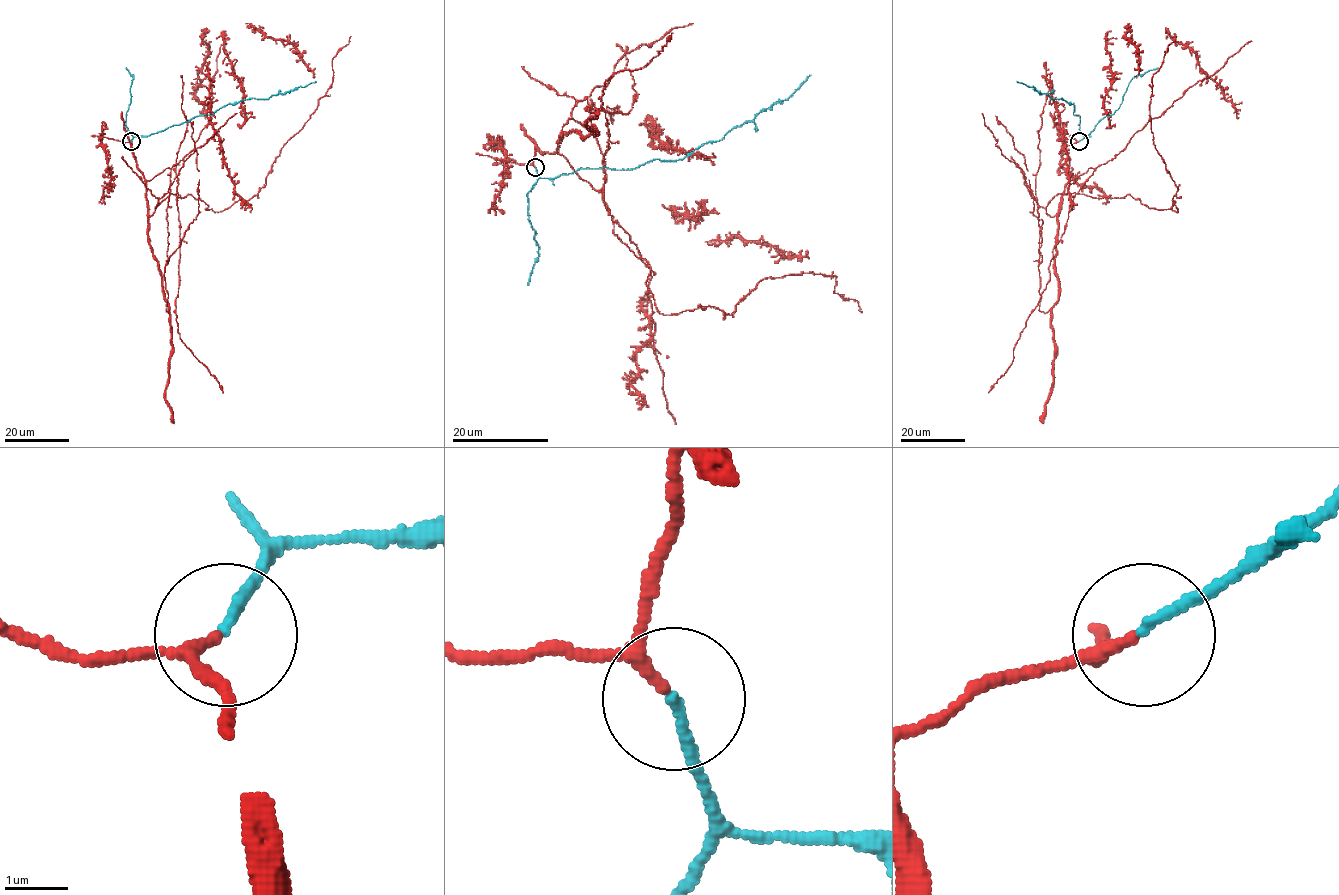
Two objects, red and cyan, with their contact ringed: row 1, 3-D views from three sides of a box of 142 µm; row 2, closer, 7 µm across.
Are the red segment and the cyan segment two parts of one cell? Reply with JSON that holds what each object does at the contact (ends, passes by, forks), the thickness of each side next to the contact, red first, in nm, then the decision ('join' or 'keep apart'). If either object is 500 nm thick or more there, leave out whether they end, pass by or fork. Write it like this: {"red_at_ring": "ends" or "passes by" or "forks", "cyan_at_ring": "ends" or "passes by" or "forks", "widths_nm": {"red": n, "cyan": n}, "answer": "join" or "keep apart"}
{"red_at_ring": "passes by", "cyan_at_ring": "ends", "widths_nm": {"red": 140, "cyan": 140}, "answer": "join"}

